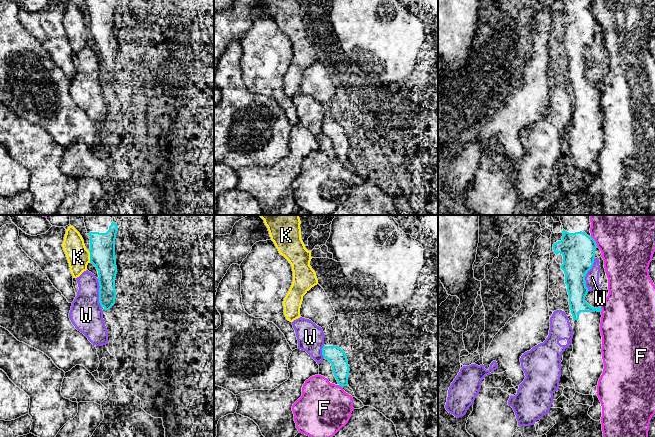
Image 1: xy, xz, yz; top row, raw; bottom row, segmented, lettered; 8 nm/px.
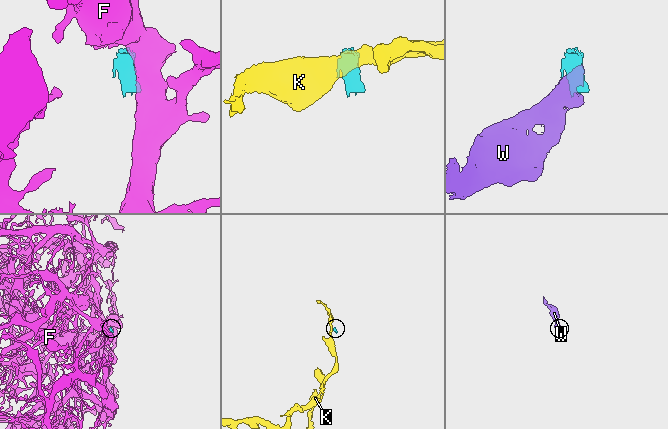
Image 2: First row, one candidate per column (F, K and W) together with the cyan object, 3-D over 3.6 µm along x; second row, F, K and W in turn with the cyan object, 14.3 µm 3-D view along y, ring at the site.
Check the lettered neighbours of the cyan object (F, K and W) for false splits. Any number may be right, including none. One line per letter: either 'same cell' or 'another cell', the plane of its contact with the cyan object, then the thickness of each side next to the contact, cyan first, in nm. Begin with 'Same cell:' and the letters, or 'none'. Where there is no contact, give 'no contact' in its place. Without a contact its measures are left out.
Same cell: none
F: another cell; contact in yz; calibres 280 and 480 nm
K: another cell; contact in xy; calibres 200 and 180 nm
W: another cell; contact in yz; calibres 280 and 110 nm

